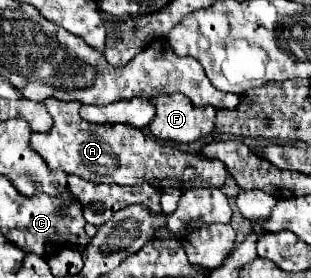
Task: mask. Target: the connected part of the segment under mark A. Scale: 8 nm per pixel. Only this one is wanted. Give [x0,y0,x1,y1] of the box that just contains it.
[30,97,226,189]

